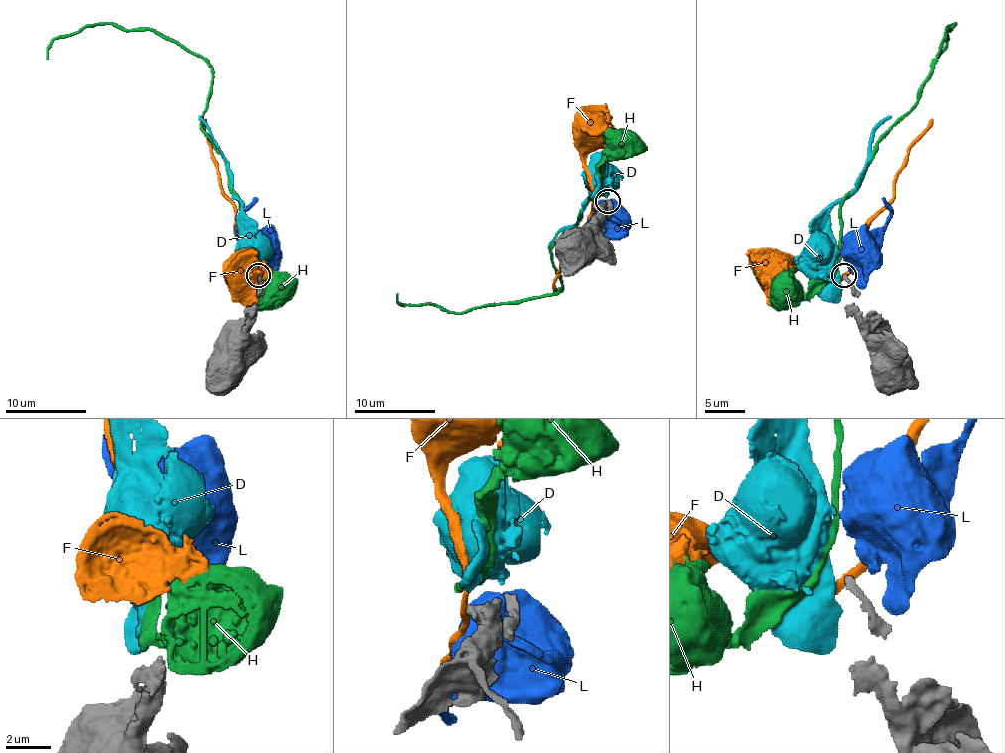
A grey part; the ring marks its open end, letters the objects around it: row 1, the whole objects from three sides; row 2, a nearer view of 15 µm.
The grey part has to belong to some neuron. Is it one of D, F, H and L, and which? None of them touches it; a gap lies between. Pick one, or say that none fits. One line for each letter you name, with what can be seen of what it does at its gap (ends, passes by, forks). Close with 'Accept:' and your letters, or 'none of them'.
Accept: none of them

